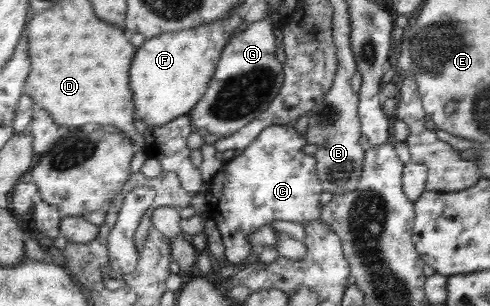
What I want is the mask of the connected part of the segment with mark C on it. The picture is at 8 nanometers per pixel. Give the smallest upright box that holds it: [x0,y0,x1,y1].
[204,124,323,264]

